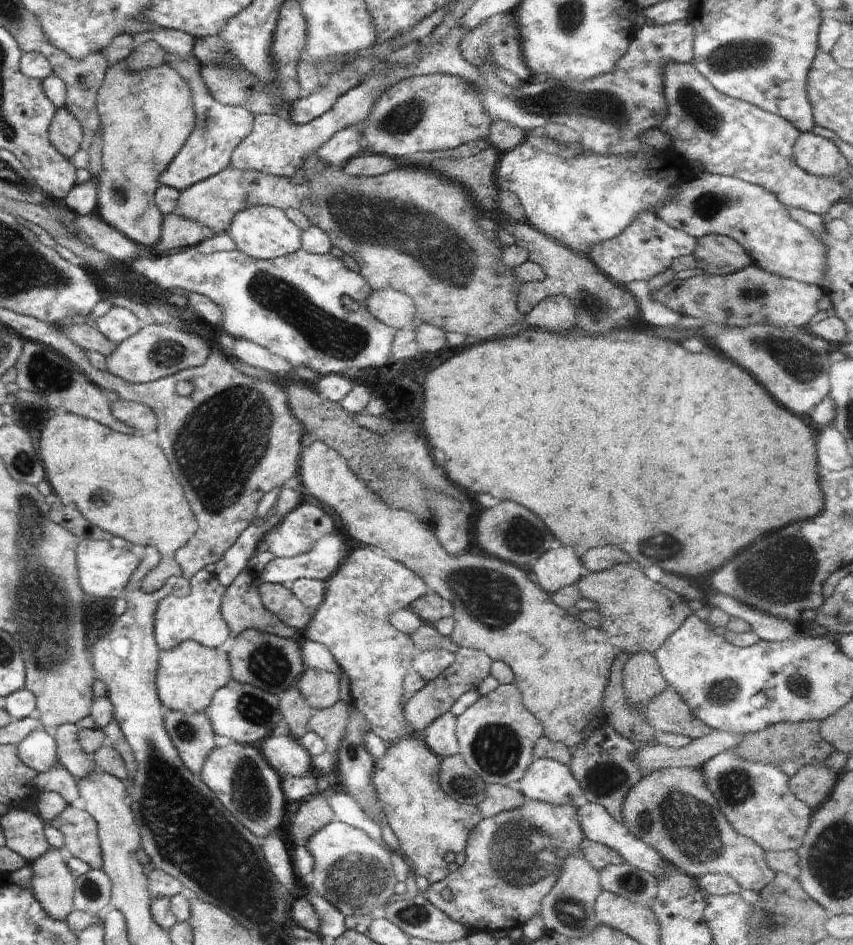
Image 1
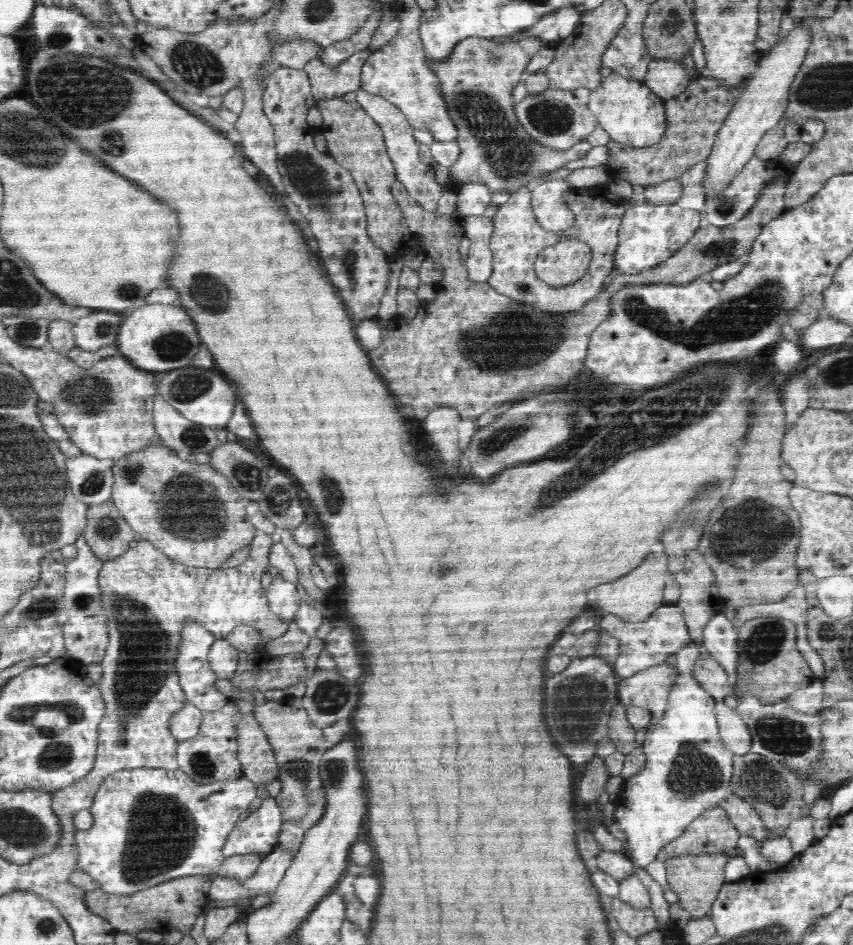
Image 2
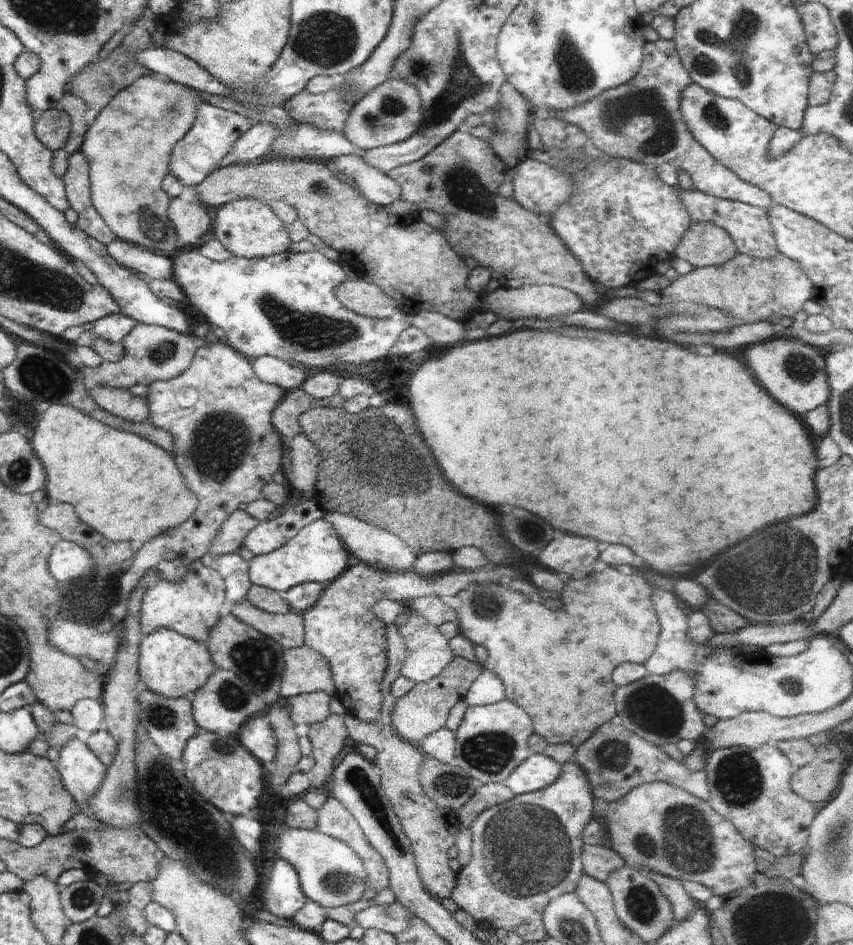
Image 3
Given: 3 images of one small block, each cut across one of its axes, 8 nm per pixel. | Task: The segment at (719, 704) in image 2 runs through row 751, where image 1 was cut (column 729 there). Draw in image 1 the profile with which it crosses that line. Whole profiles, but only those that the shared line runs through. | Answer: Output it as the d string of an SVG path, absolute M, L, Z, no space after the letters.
M714 730L708 736L692 739L684 748L672 748L668 745L646 744L638 747L634 762L642 770L664 769L670 767L689 767L700 769L714 756L730 751L738 746L742 734L730 730Z

